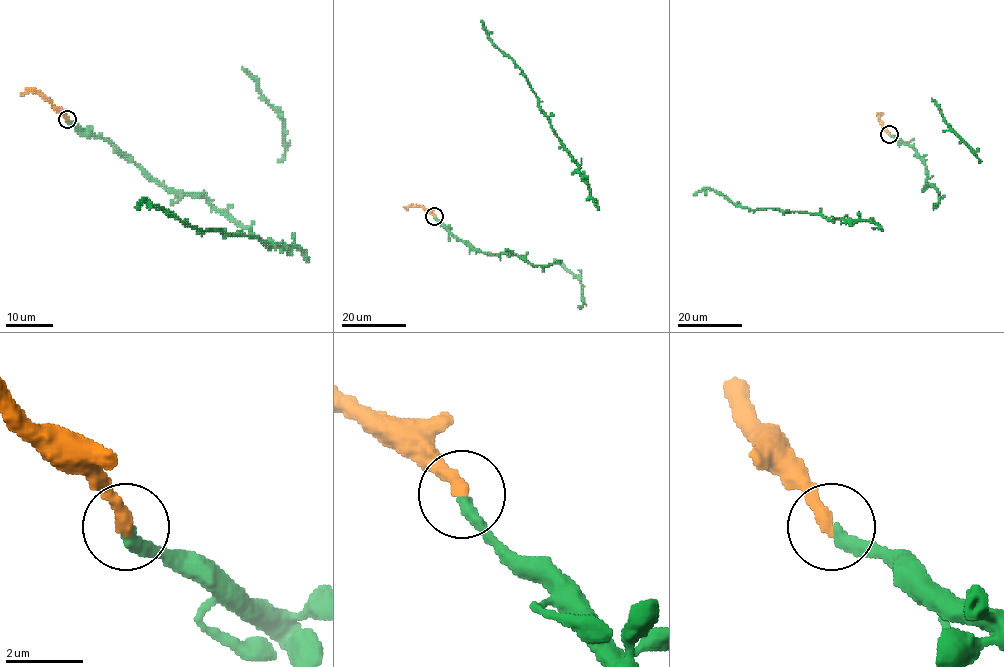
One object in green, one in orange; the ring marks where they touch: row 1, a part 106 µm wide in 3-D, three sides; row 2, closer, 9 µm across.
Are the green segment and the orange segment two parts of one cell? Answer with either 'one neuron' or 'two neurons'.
one neuron

